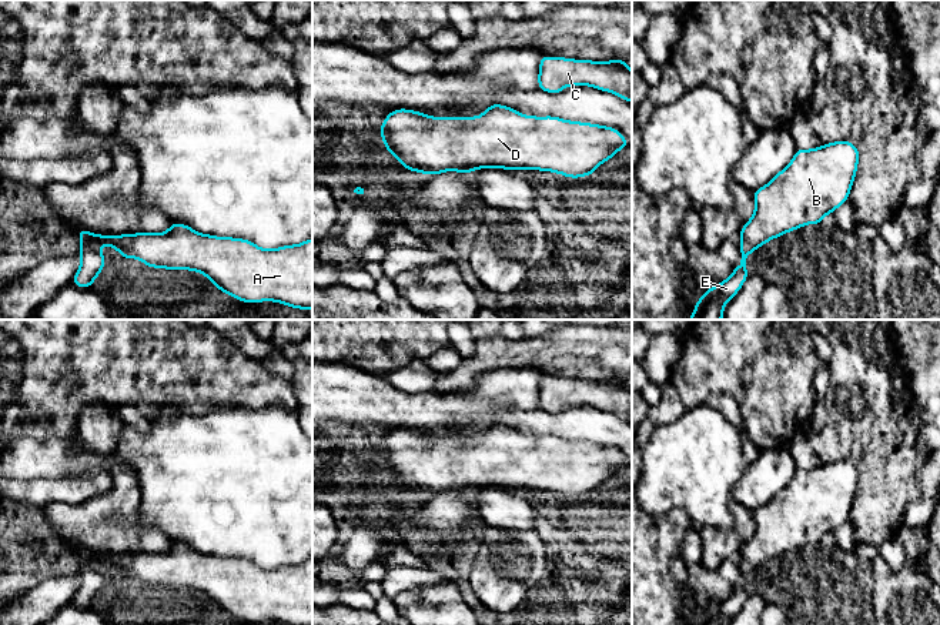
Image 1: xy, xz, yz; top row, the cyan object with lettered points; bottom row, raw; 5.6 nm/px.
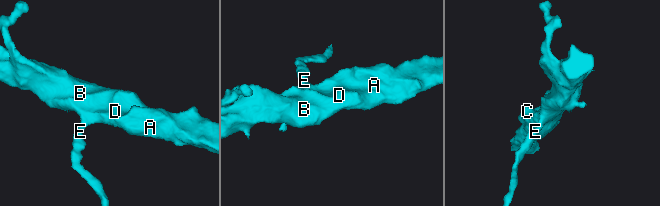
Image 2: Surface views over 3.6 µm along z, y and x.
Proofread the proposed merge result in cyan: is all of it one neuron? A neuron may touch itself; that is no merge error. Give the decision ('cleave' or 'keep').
keep

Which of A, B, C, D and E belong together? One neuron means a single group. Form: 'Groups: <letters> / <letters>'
Groups: A B C D E

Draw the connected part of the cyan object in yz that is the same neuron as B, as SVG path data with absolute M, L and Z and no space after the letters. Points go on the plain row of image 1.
M849 459L827 462L812 469L796 468L792 481L766 505L753 511L755 532L742 545L739 555L740 584L723 602L707 608L696 621L696 625L726 625L740 611L749 596L746 578L750 572L773 558L802 548L807 542L813 545L822 544L824 535L834 532L836 528L846 522L857 492L859 479L857 467Z

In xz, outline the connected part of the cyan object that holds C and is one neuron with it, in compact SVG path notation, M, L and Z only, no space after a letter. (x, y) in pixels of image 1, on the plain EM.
M541 375L538 408L549 414L559 414L568 405L591 405L601 411L609 411L628 422L632 422L632 390L626 387L626 378L611 381L573 380L566 377Z

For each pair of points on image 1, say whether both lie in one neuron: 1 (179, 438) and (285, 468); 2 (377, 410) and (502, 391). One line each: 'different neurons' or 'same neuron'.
1: same neuron
2: same neuron

